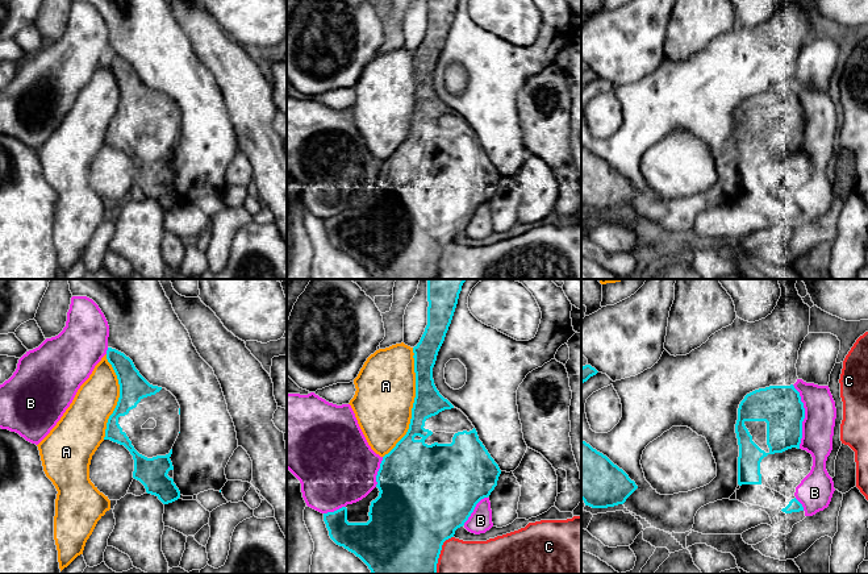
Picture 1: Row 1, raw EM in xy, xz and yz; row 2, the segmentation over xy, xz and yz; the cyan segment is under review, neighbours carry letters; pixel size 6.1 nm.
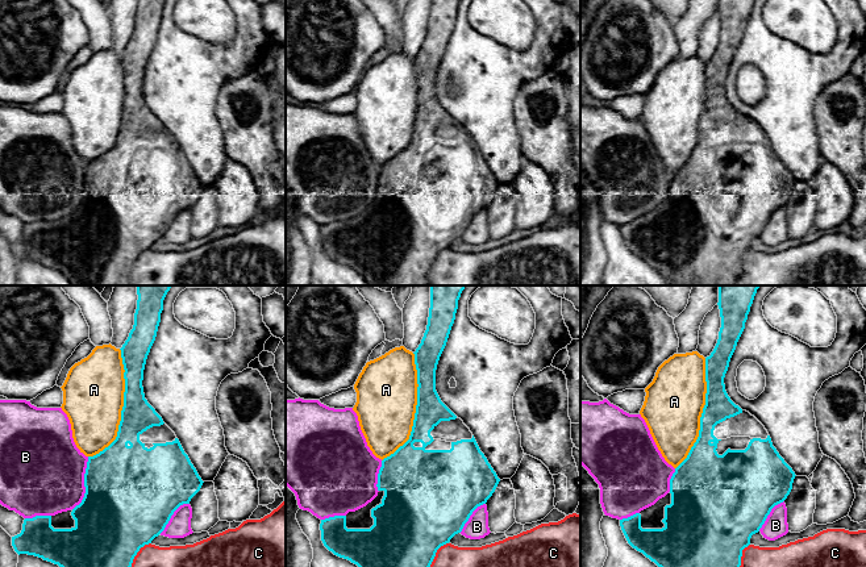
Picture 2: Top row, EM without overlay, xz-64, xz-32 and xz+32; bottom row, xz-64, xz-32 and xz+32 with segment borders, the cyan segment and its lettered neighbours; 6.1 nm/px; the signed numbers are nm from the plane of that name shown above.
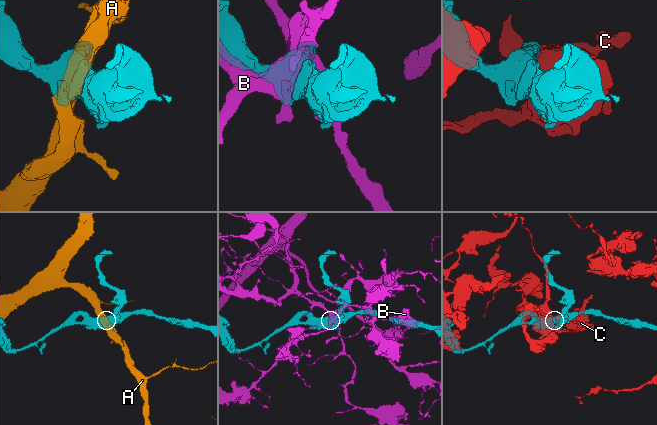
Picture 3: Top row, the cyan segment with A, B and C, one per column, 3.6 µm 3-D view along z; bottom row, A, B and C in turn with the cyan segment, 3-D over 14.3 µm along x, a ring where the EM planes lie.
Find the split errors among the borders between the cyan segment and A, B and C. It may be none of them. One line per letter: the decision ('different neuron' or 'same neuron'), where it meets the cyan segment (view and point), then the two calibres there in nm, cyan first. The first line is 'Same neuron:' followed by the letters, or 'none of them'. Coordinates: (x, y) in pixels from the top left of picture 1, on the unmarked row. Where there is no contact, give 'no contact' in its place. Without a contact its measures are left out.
Same neuron: none of them
A: different neuron; meets cyan in xz at (413, 108); 170 nm thick on the cyan side, 360 nm on the other
B: different neuron; meets cyan in yz at (804, 121); 260 nm thick on the cyan side, 190 nm on the other
C: different neuron; meets cyan in xz at (439, 258); 480 nm thick on the cyan side, 400 nm on the other

